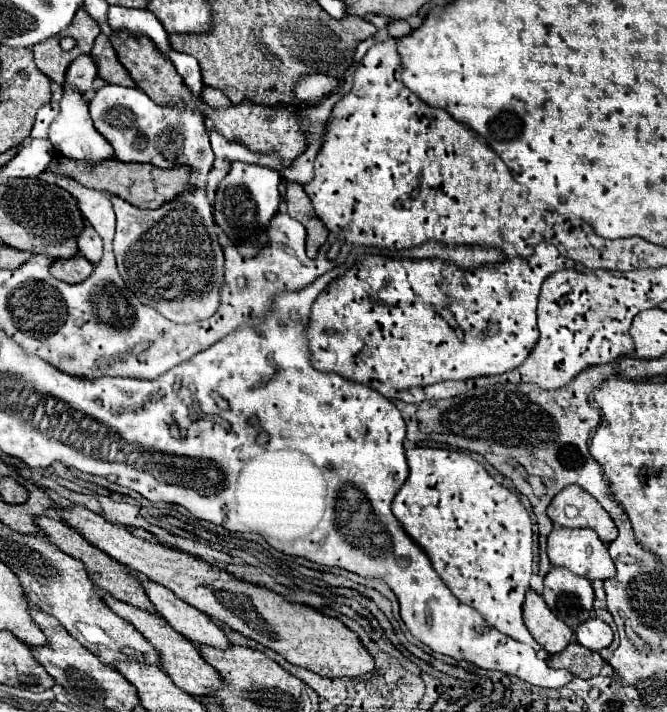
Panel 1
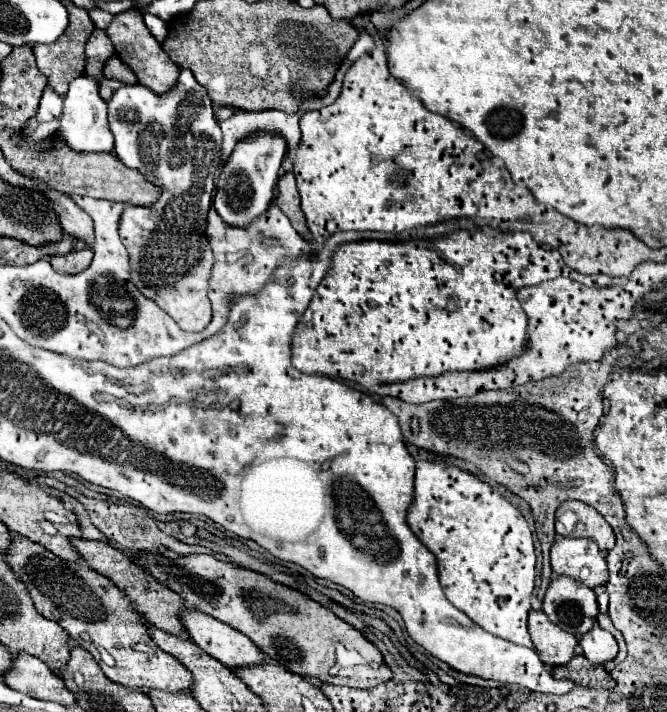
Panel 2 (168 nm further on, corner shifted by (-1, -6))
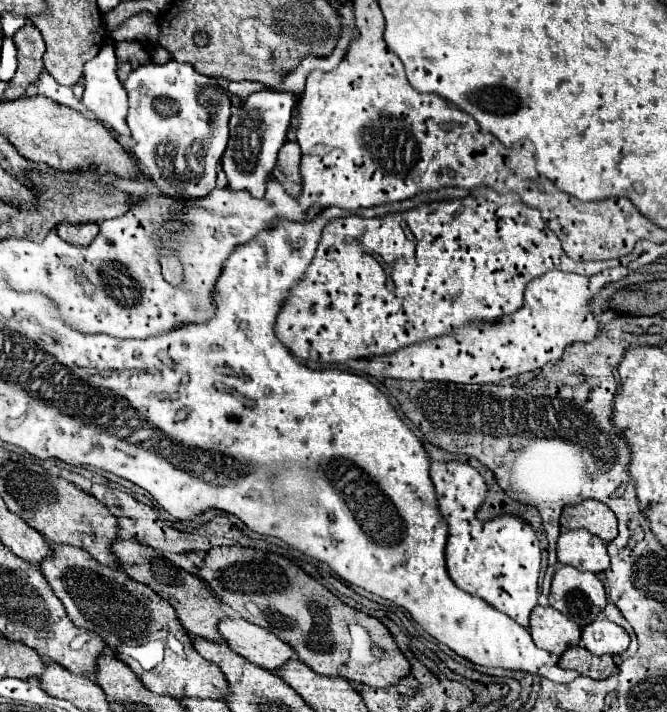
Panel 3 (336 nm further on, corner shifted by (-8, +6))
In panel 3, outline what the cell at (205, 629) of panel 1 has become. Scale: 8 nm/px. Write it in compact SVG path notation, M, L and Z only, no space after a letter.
M243 618L221 620L219 630L231 650L265 670L279 670L289 660L297 660L295 650L287 642Z

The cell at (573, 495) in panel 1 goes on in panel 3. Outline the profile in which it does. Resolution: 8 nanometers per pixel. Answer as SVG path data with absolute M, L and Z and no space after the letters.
M585 500L577 506L563 508L561 514L563 528L585 528L599 536L603 542L611 542L617 536L617 518L615 514L601 502Z

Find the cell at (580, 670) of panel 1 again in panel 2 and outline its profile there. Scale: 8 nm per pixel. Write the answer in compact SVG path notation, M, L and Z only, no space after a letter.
M574 656L568 664L556 666L552 670L554 678L568 678L574 684L590 688L612 688L614 680L602 664L592 664L584 656Z

